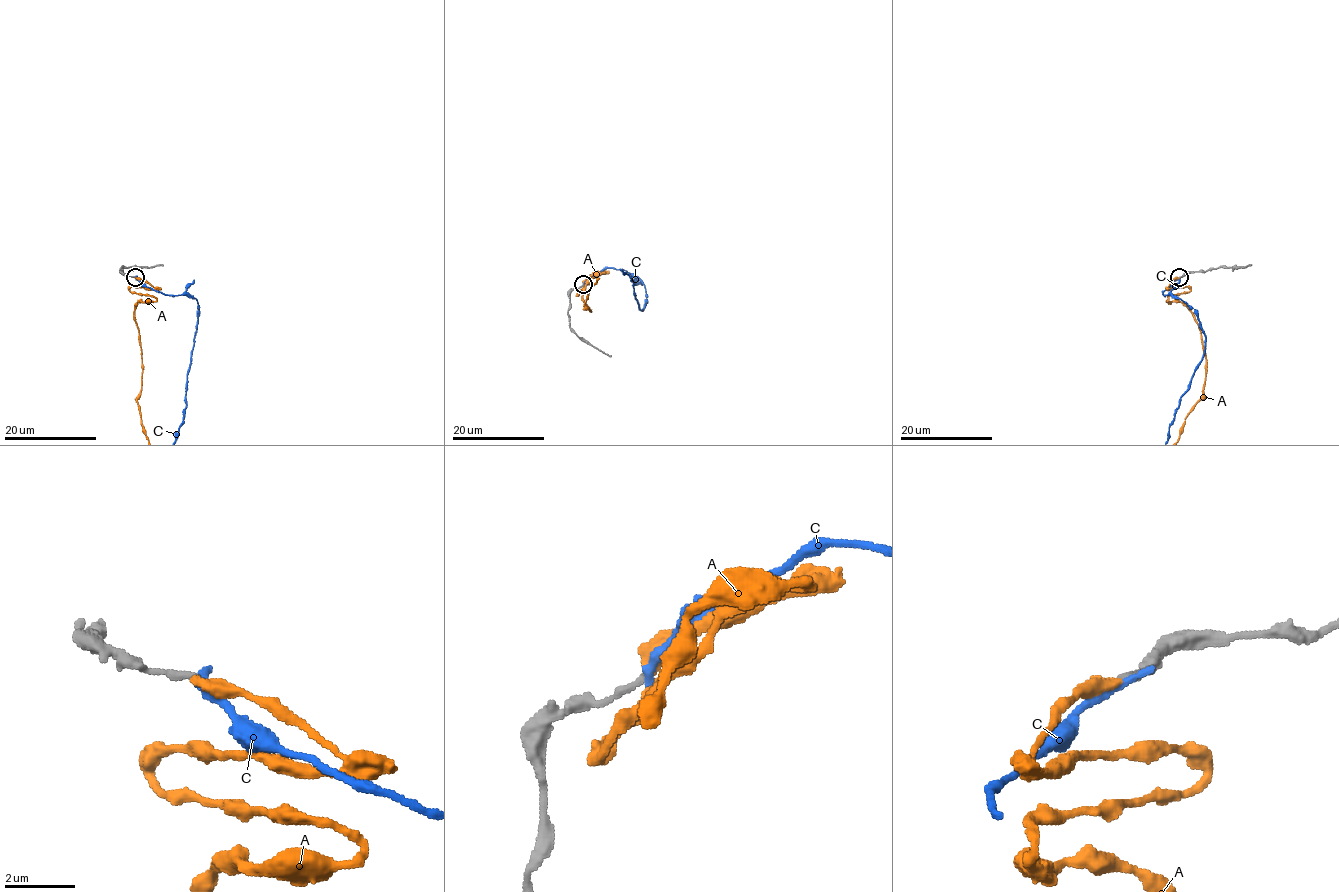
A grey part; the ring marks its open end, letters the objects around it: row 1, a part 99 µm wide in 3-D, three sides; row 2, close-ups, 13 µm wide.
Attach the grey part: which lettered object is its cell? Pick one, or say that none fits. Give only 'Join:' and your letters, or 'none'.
Join: A

